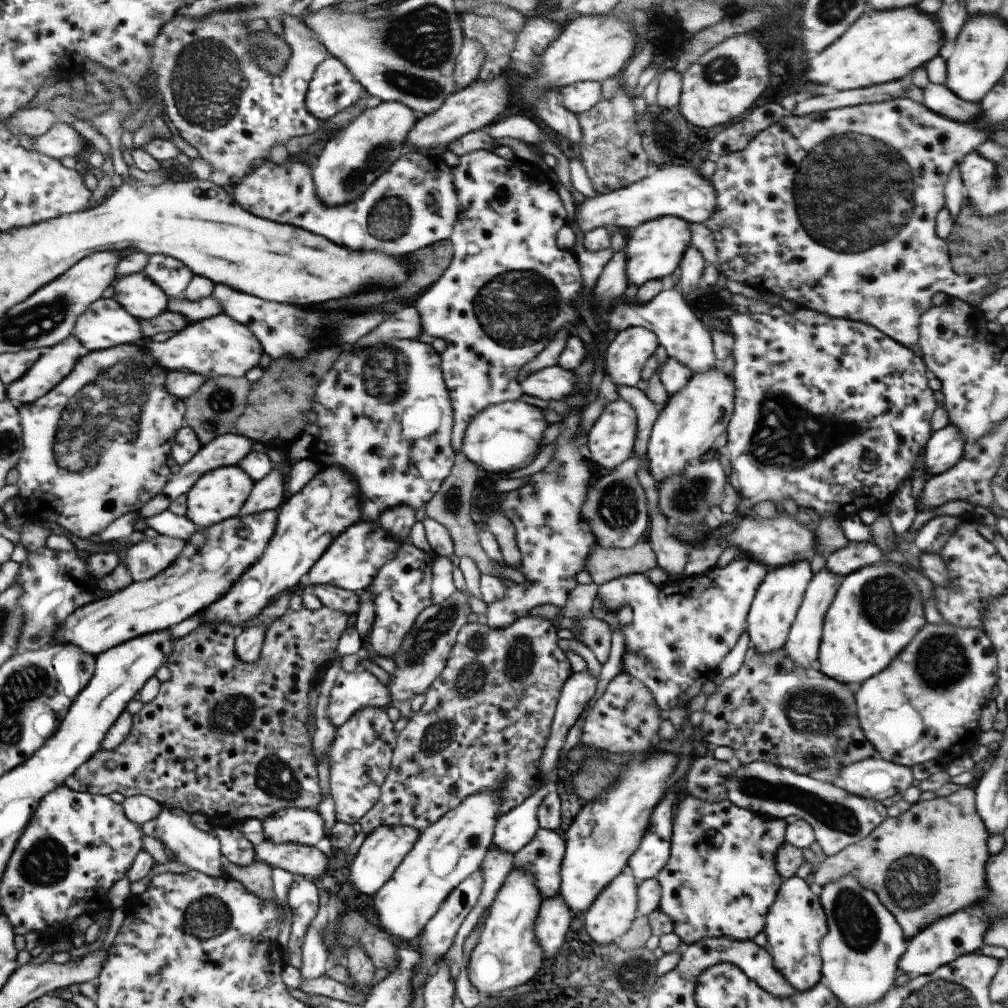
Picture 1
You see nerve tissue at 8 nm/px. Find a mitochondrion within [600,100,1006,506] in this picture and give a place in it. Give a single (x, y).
(858, 173)

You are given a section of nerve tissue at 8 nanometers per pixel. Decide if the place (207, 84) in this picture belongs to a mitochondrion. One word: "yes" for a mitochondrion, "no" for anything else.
yes

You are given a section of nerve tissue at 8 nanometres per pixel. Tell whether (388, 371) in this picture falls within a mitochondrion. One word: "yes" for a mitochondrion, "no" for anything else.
yes

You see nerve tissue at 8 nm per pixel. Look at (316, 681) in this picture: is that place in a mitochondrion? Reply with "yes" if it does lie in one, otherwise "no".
no

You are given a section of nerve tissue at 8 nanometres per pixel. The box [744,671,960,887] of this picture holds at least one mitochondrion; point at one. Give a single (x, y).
(820, 711)

